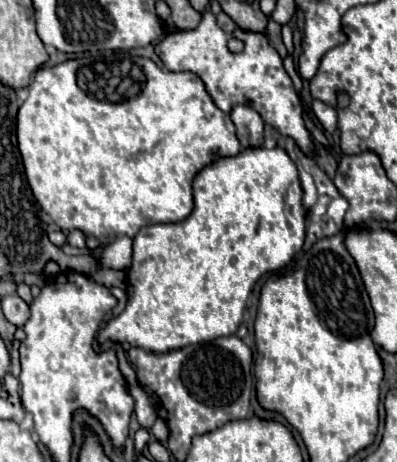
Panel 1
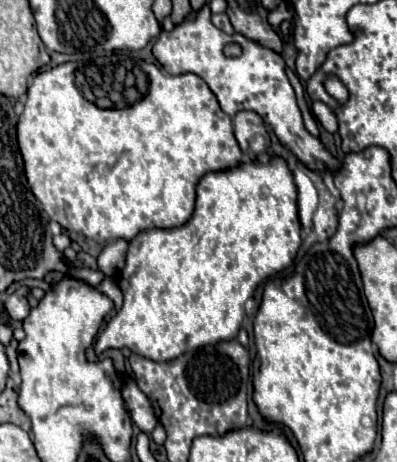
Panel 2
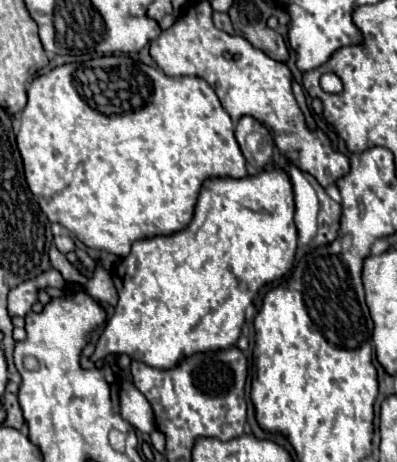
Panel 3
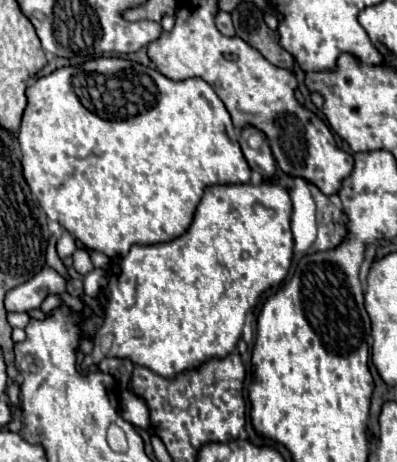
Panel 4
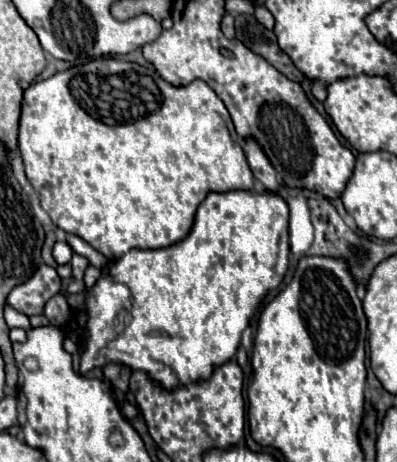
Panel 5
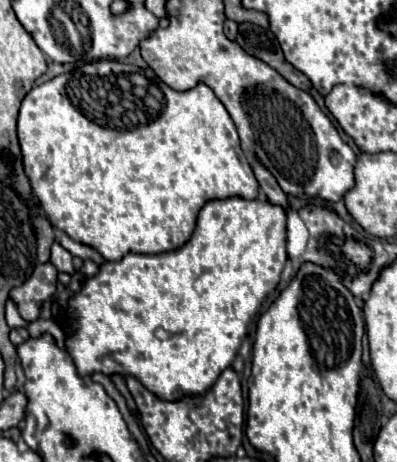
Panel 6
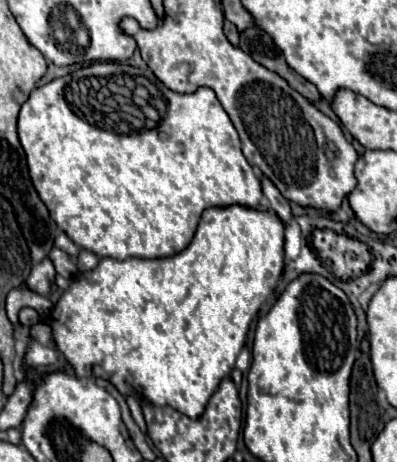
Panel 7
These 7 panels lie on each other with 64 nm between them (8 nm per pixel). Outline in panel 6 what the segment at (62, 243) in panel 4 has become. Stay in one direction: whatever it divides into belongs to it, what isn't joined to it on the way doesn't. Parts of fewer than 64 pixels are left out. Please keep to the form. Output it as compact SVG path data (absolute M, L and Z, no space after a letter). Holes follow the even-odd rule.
M58 242L52 244L52 256L50 256L50 262L60 270L60 272L66 272L66 274L74 274L74 266L72 266L72 256L68 250L64 250Z

